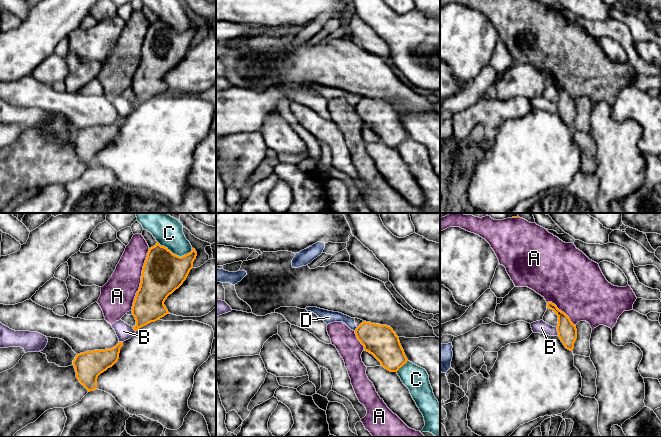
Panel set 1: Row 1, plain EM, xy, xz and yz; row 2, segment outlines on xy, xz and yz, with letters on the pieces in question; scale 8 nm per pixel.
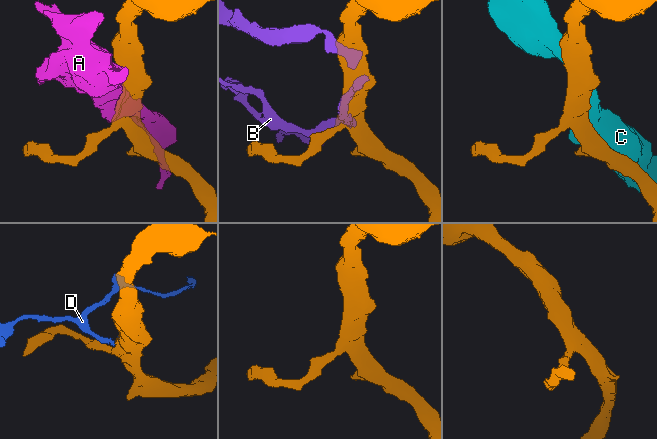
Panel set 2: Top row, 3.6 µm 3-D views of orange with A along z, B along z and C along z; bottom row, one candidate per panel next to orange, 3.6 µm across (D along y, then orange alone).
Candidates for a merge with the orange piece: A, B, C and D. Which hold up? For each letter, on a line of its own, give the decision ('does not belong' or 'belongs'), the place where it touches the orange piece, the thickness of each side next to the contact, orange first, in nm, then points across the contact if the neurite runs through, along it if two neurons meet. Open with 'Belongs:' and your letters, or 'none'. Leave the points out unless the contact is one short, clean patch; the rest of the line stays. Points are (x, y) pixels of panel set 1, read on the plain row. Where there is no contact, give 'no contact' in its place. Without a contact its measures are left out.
Belongs: none
A: does not belong | xy (141, 55) | 340/280 nm
B: does not belong | yz (557, 107) | 160/100 nm
C: does not belong | xy (174, 30) | 340/200 nm
D: does not belong | xz (356, 105) | 260/100 nm | along xz (357, 103), (354, 106)

